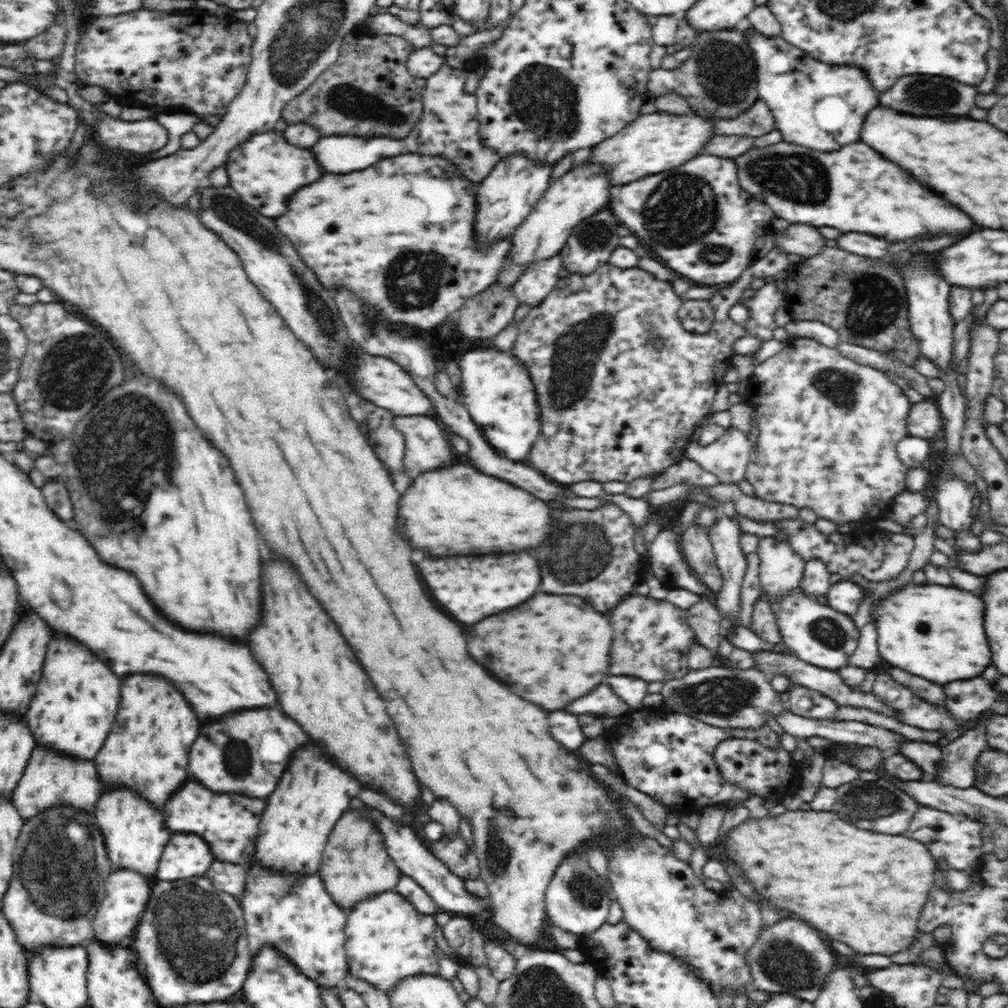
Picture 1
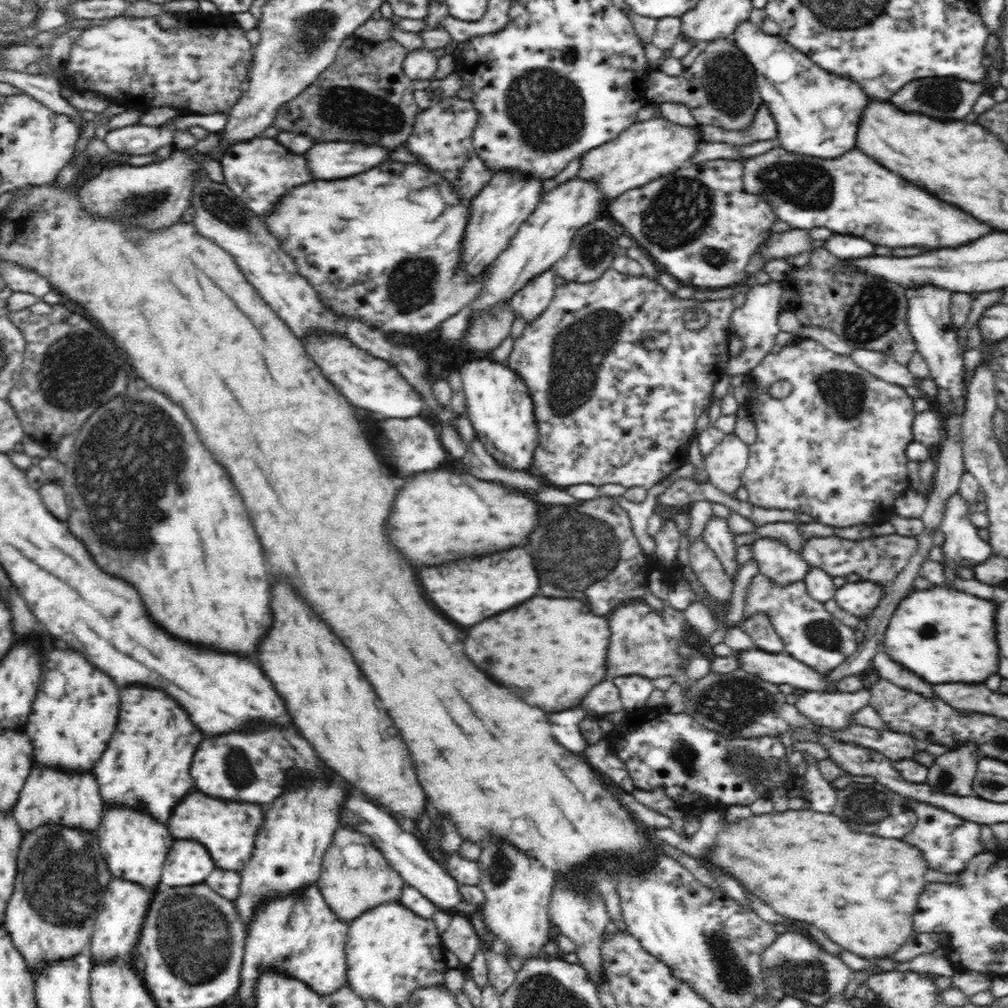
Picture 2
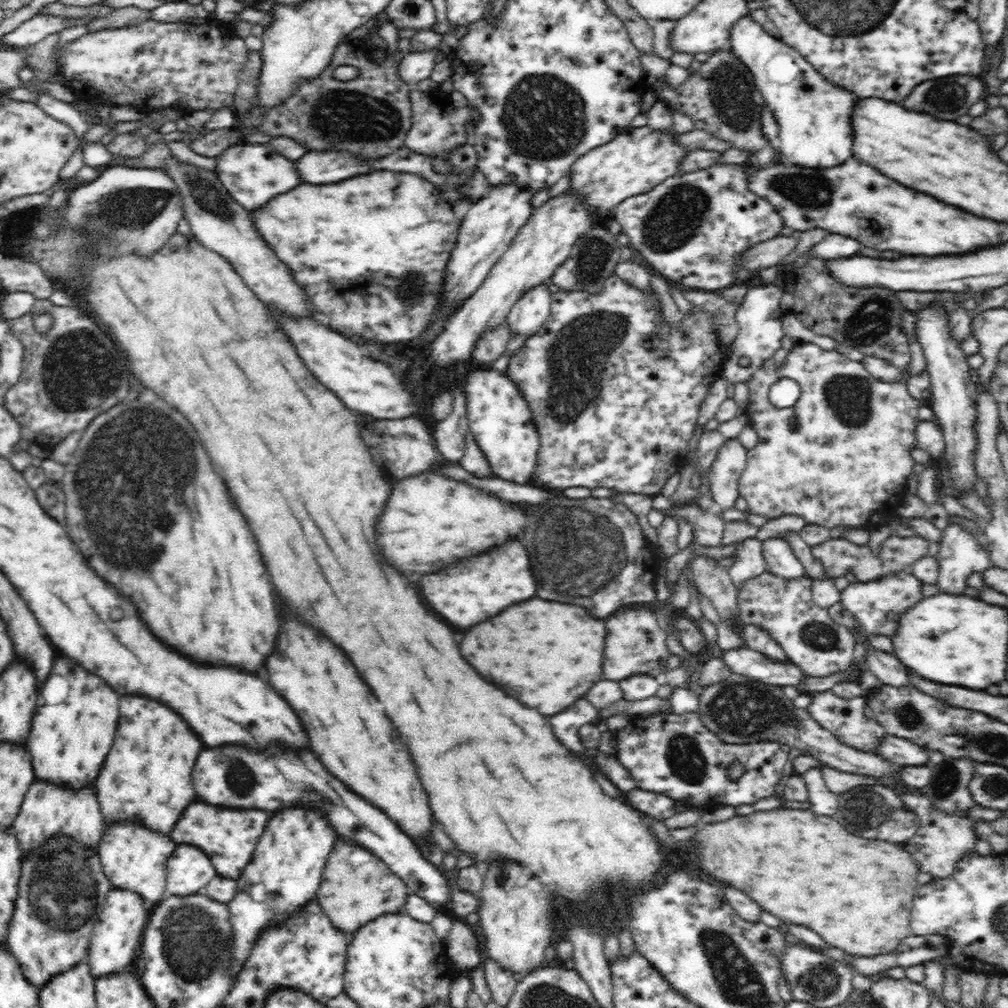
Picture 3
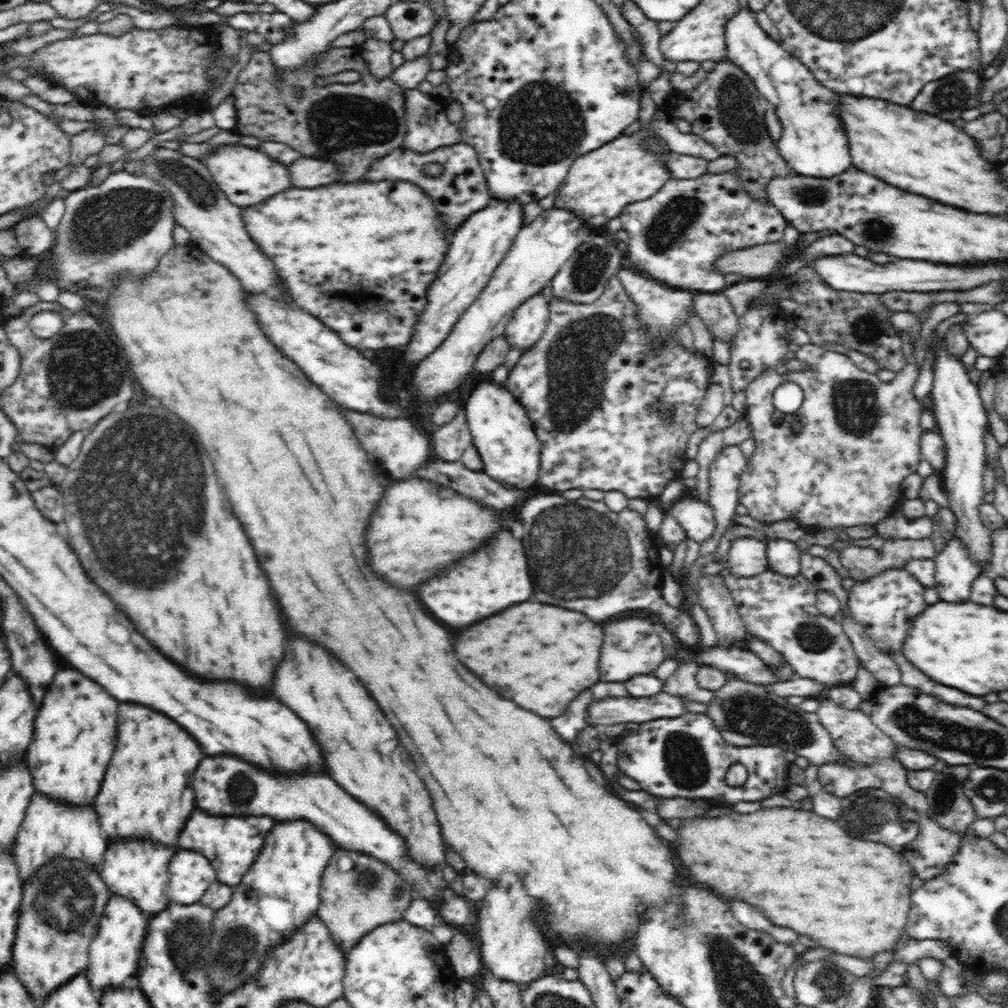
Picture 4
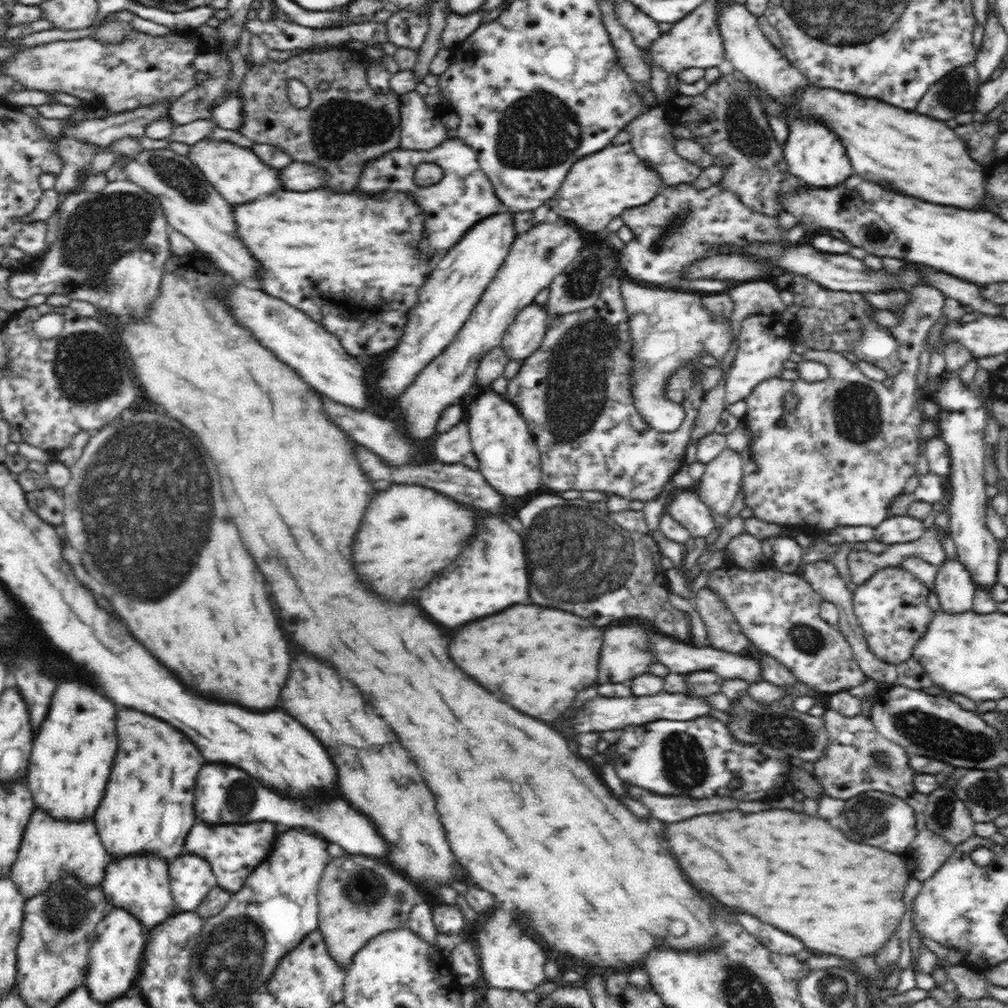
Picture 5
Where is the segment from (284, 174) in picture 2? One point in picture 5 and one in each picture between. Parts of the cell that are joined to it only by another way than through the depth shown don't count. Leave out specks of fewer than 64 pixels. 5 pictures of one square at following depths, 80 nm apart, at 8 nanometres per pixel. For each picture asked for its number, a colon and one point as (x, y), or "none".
3: (253, 174)
4: (246, 175)
5: (235, 172)

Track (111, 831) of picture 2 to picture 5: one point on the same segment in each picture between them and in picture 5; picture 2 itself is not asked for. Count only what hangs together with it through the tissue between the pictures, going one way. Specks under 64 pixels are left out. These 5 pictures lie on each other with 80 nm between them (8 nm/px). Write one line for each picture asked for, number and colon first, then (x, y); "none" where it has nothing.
3: (134, 858)
4: (137, 869)
5: (140, 884)

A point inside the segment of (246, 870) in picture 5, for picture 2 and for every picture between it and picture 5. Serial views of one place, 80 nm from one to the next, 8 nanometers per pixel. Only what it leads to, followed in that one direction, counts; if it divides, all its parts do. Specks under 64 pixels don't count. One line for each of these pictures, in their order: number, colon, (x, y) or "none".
2: (228, 829)
3: (229, 837)
4: (231, 843)

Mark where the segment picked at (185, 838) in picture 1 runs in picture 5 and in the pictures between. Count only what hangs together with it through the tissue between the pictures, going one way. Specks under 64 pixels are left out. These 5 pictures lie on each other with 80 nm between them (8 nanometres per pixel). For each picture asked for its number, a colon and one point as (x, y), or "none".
2: (188, 862)
3: (188, 870)
4: (190, 873)
5: (191, 878)

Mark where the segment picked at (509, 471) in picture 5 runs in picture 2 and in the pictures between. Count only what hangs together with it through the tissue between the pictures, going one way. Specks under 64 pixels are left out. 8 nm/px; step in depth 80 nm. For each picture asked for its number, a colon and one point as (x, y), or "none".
2: (498, 403)
3: (499, 418)
4: (502, 432)

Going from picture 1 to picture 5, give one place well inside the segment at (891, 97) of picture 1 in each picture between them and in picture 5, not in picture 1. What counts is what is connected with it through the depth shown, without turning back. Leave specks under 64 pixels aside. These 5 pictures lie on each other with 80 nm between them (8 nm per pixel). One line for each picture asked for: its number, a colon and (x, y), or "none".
2: (940, 97)
3: (948, 98)
4: (949, 96)
5: (956, 92)

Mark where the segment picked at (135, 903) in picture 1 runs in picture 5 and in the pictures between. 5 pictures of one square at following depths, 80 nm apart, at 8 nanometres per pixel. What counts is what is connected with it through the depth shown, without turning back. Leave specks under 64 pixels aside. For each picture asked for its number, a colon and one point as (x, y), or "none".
2: (125, 904)
3: (116, 939)
4: (114, 951)
5: (114, 957)

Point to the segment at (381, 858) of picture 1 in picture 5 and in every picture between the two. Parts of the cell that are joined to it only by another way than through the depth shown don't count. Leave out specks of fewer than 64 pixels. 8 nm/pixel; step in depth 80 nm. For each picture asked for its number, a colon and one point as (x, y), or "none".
2: (355, 878)
3: (356, 888)
4: (352, 904)
5: (355, 905)

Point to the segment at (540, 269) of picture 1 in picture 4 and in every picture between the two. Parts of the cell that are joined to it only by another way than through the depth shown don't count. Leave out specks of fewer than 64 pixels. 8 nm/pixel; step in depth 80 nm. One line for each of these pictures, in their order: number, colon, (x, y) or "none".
2: (533, 298)
3: (526, 316)
4: (525, 328)

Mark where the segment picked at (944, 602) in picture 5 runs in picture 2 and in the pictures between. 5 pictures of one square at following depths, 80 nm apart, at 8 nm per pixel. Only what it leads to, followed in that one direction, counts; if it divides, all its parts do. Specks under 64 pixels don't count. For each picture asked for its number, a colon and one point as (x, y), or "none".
2: (962, 547)
3: (960, 555)
4: (954, 570)

